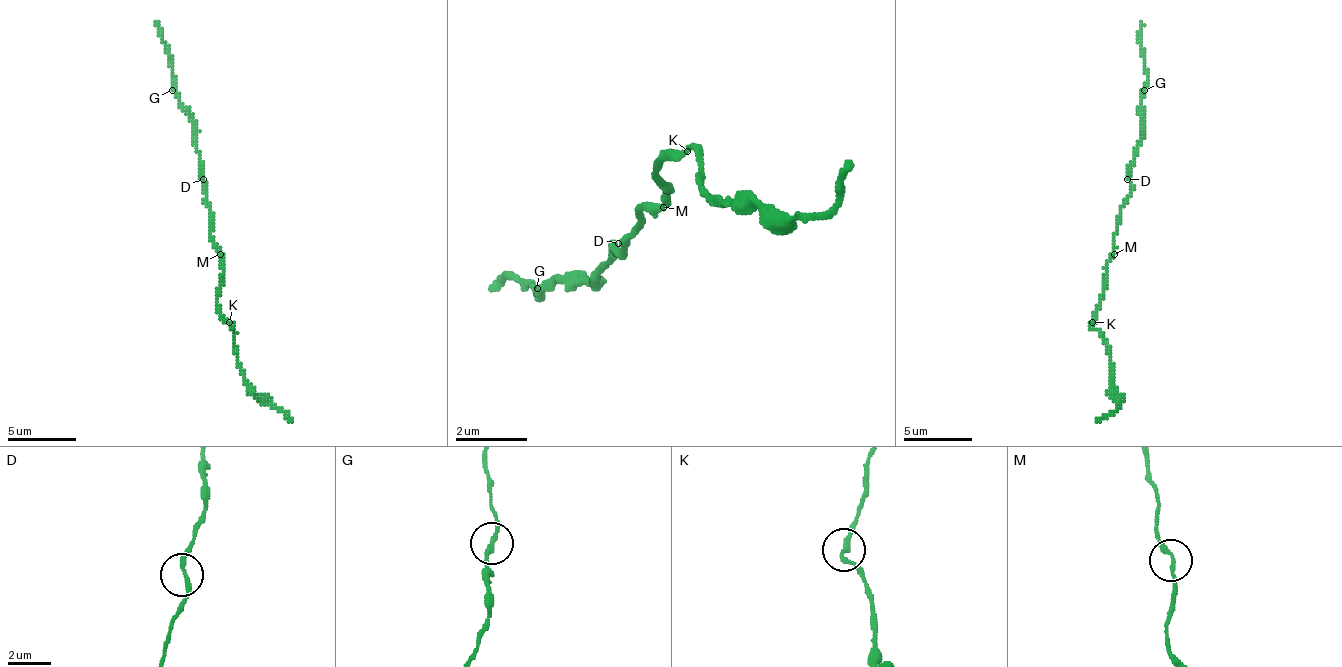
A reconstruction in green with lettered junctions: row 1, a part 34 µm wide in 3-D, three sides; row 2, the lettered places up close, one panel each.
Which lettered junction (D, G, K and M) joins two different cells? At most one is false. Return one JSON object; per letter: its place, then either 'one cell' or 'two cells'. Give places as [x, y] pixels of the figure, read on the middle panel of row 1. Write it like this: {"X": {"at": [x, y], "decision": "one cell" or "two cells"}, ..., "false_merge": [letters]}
{"D": {"at": [618, 243], "decision": "one cell"}, "G": {"at": [537, 288], "decision": "one cell"}, "K": {"at": [687, 151], "decision": "one cell"}, "M": {"at": [663, 207], "decision": "one cell"}, "false_merge": []}

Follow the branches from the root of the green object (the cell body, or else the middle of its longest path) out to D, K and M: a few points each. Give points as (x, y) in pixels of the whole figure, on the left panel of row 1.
D: (213, 237), (210, 234), (210, 206), (203, 179)
K: (213, 237), (213, 247), (224, 264), (224, 285), (217, 299), (217, 309), (230, 323)
M: (213, 237), (213, 247), (220, 254)

